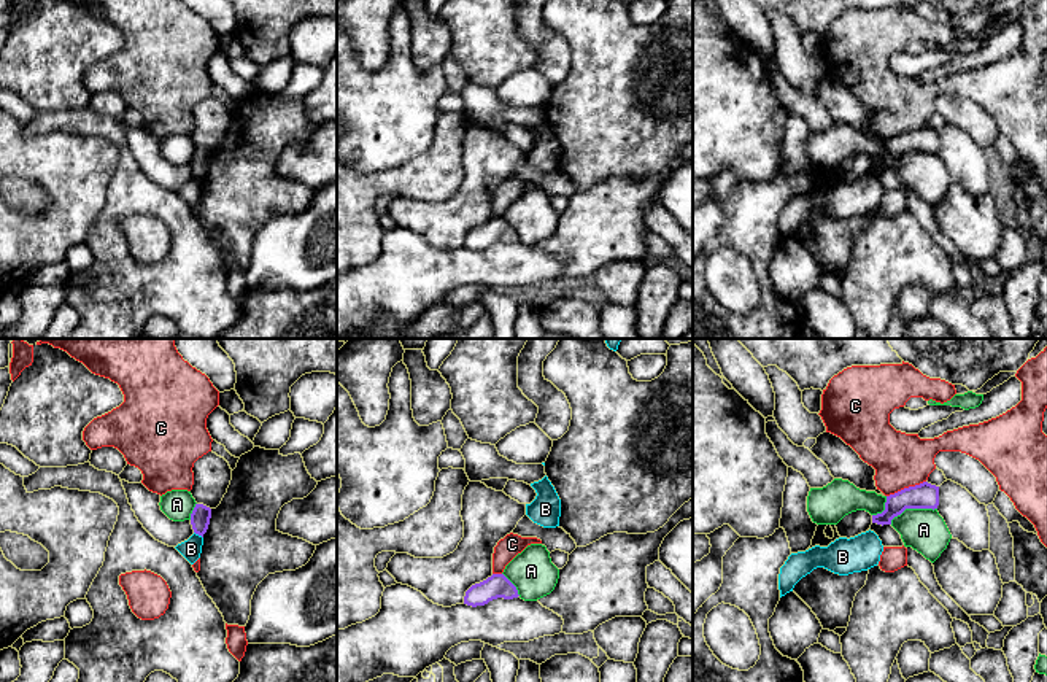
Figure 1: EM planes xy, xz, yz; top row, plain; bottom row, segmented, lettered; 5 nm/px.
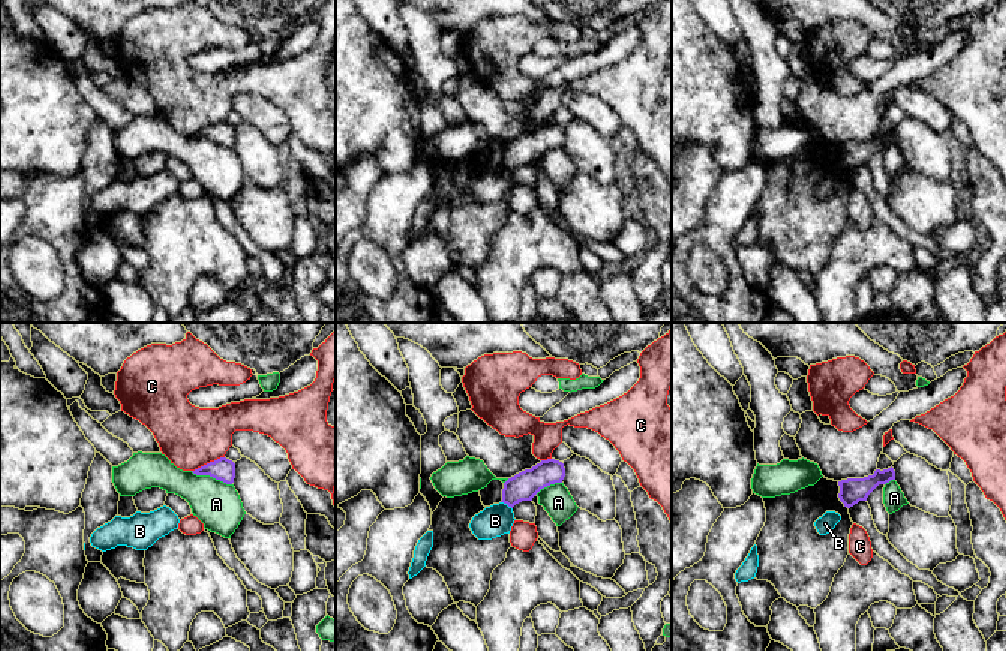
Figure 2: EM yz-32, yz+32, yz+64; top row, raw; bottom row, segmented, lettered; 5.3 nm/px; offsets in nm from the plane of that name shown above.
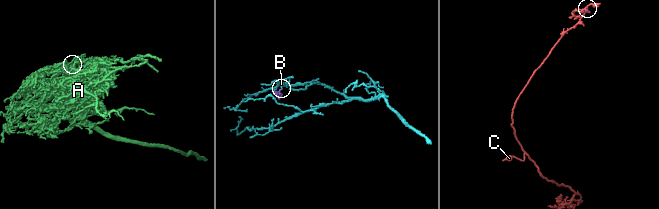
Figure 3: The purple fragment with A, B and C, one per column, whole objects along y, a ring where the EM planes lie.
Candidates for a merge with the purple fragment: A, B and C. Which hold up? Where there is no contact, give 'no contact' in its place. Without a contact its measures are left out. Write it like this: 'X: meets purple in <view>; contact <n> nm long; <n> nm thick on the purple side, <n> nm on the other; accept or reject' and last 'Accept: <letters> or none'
A: meets purple in yz; contact 260 nm long; 130 nm thick on the purple side, 220 nm on the other; reject
B: meets purple in xy; contact 60 nm long; 100 nm thick on the purple side, 110 nm on the other; reject
C: meets purple in yz; contact 220 nm long; 130 nm thick on the purple side, 280 nm on the other; reject
Accept: none

